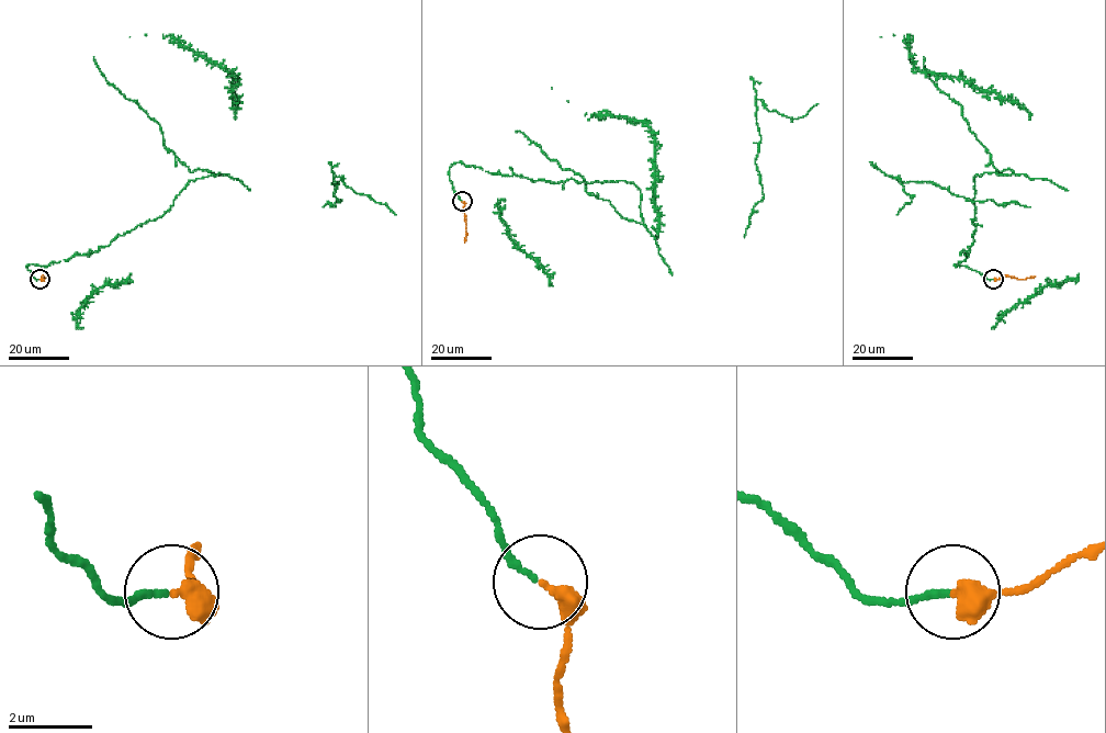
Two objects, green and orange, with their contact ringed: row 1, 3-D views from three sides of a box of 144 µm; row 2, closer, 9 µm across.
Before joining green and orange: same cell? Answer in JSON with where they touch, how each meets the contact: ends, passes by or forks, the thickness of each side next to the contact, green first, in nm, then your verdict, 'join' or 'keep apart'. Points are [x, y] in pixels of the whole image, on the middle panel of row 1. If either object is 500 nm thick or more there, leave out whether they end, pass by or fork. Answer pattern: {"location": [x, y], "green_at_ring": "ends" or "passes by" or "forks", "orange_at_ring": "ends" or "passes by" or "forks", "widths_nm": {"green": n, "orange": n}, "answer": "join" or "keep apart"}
{"location": [462, 201], "green_at_ring": "ends", "orange_at_ring": "passes by", "widths_nm": {"green": 160, "orange": 300}, "answer": "join"}

